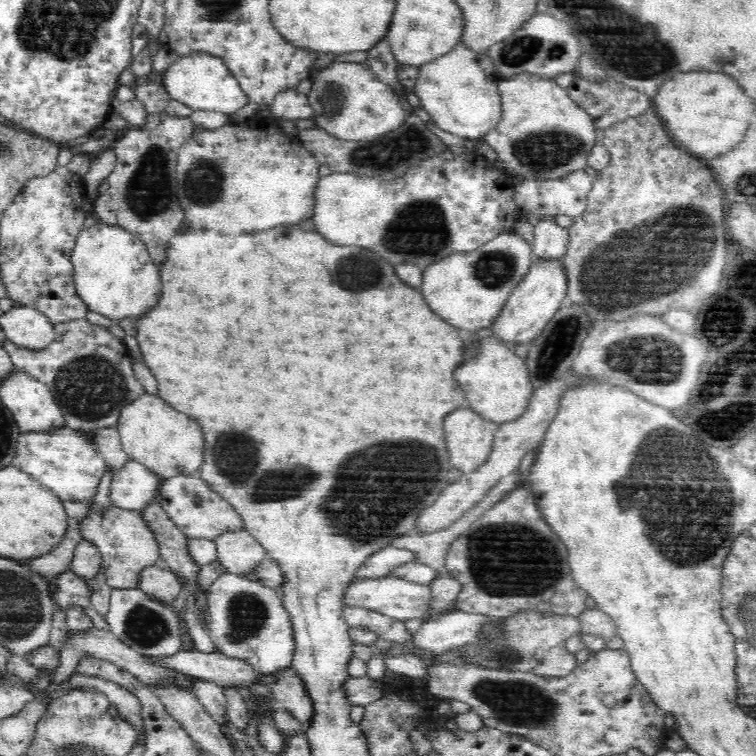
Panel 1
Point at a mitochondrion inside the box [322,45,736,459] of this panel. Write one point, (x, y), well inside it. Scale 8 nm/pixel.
(637, 267)

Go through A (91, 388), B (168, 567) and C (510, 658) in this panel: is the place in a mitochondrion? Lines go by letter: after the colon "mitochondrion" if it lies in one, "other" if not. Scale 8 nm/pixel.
A: mitochondrion
B: other
C: mitochondrion

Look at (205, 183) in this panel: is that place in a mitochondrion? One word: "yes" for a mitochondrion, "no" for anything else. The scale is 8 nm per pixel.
yes

